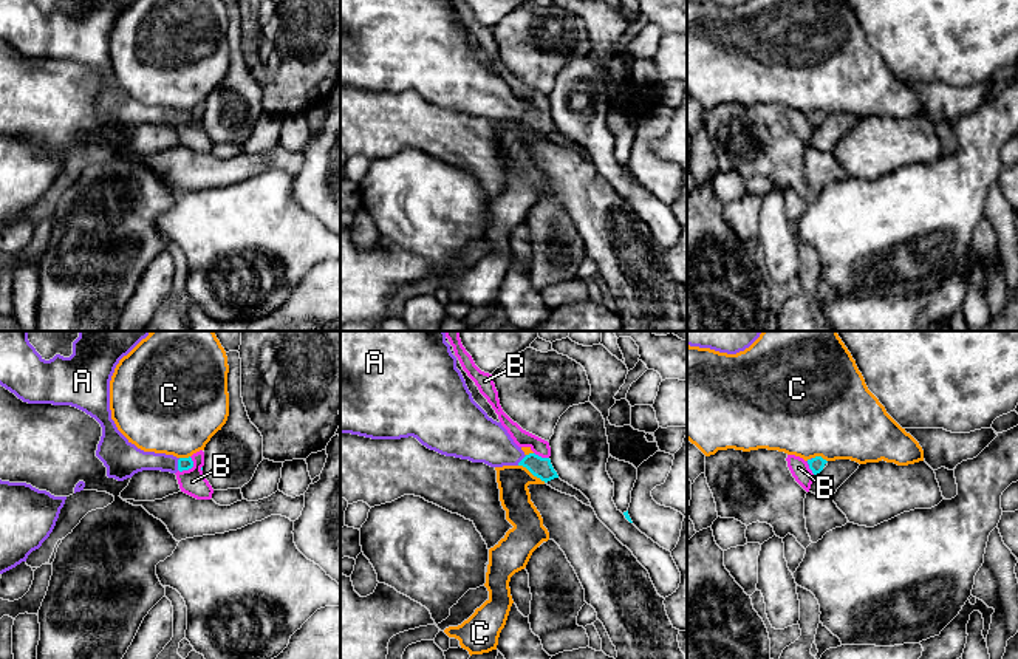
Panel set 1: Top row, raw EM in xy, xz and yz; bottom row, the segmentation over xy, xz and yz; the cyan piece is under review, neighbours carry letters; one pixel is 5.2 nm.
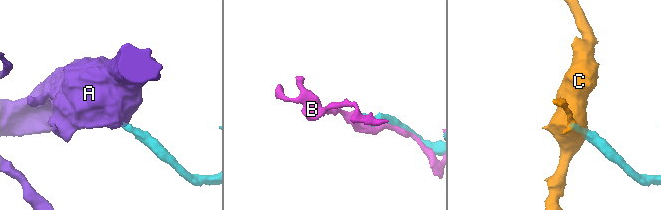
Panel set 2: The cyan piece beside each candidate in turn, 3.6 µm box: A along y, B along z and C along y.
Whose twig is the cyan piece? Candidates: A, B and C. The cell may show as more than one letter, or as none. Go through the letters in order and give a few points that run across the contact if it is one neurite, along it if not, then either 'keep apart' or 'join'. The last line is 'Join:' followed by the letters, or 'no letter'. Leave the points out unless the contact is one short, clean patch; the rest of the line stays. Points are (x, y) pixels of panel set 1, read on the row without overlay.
A: xy (183, 116), (178, 118), (130, 113) | join
B: keep apart
C: xz (519, 118), (545, 135) | keep apart
Join: A

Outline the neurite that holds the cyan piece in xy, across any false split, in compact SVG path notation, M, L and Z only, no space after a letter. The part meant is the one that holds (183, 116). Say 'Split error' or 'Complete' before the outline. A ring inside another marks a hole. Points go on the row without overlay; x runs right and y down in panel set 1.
Split error. M0 0L0 39L28 57L71 59L102 80L96 110L107 121L107 130L118 135L132 131L142 124L161 124L176 127L193 121L192 111L144 105L132 97L116 80L110 63L110 34L119 14L135 0L73 0L73 8L56 8L45 14L34 0Z

